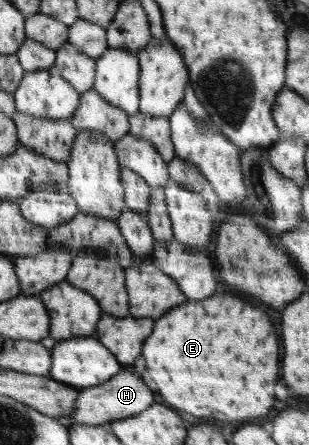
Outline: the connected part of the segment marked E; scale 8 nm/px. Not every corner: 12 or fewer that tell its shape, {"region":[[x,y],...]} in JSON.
{"region":[[216,293],[154,321],[145,379],[202,421],[274,405],[264,309]]}

